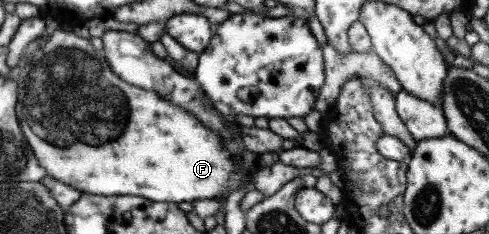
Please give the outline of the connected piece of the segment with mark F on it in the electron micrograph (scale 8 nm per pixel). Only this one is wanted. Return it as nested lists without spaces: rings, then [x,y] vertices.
[[[61,26],[57,27],[49,36],[49,39],[43,46],[37,50],[31,50],[31,60],[27,66],[21,70],[19,78],[21,78],[21,108],[19,108],[19,92],[17,92],[16,113],[19,122],[19,128],[37,160],[37,164],[45,170],[47,176],[51,176],[53,180],[59,180],[63,184],[77,188],[79,192],[89,192],[89,194],[101,194],[101,196],[135,196],[143,197],[155,203],[160,202],[191,202],[192,200],[203,200],[204,198],[216,198],[221,195],[225,198],[233,189],[241,187],[245,181],[251,182],[253,171],[259,171],[261,167],[271,167],[271,159],[265,161],[265,165],[261,166],[257,162],[248,168],[243,168],[242,160],[235,161],[229,150],[225,148],[225,144],[209,130],[205,128],[205,124],[201,124],[201,120],[195,120],[193,114],[189,114],[187,110],[171,104],[169,100],[161,98],[153,91],[143,90],[137,86],[131,86],[123,82],[121,78],[115,76],[109,68],[104,57],[97,54],[89,43],[88,39],[77,37],[72,32],[61,30]]]

